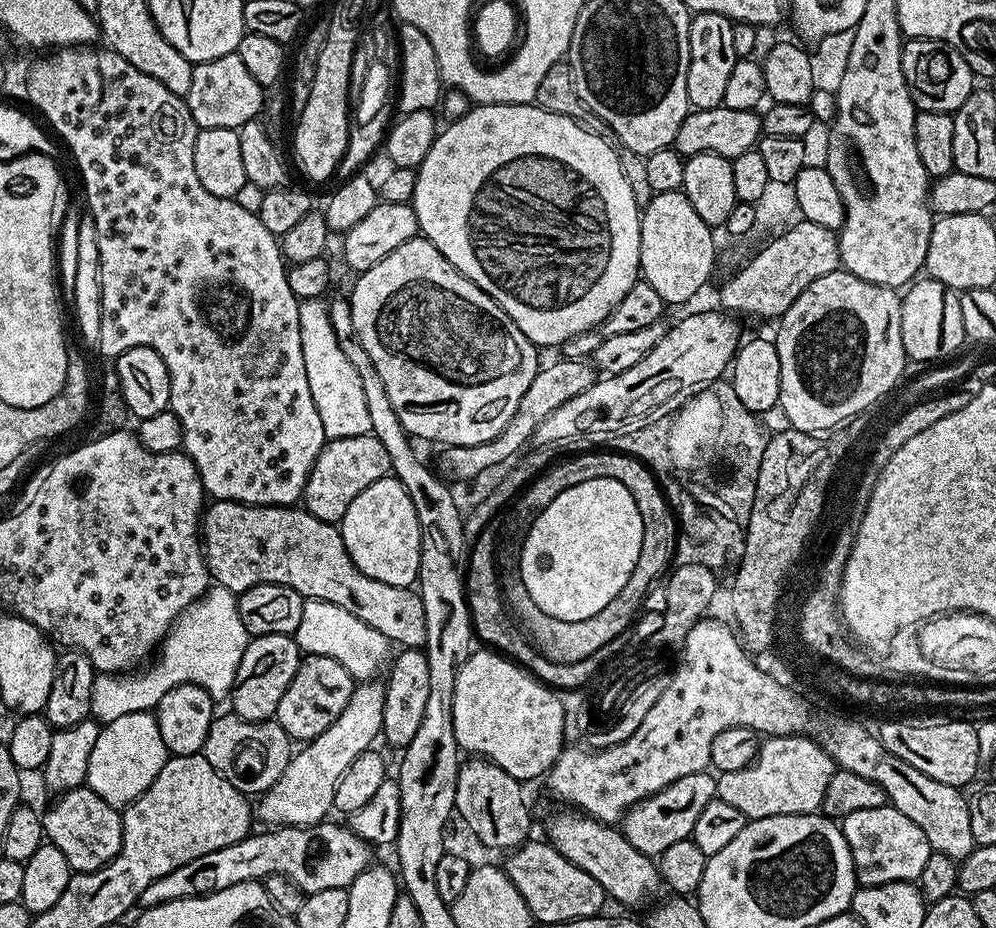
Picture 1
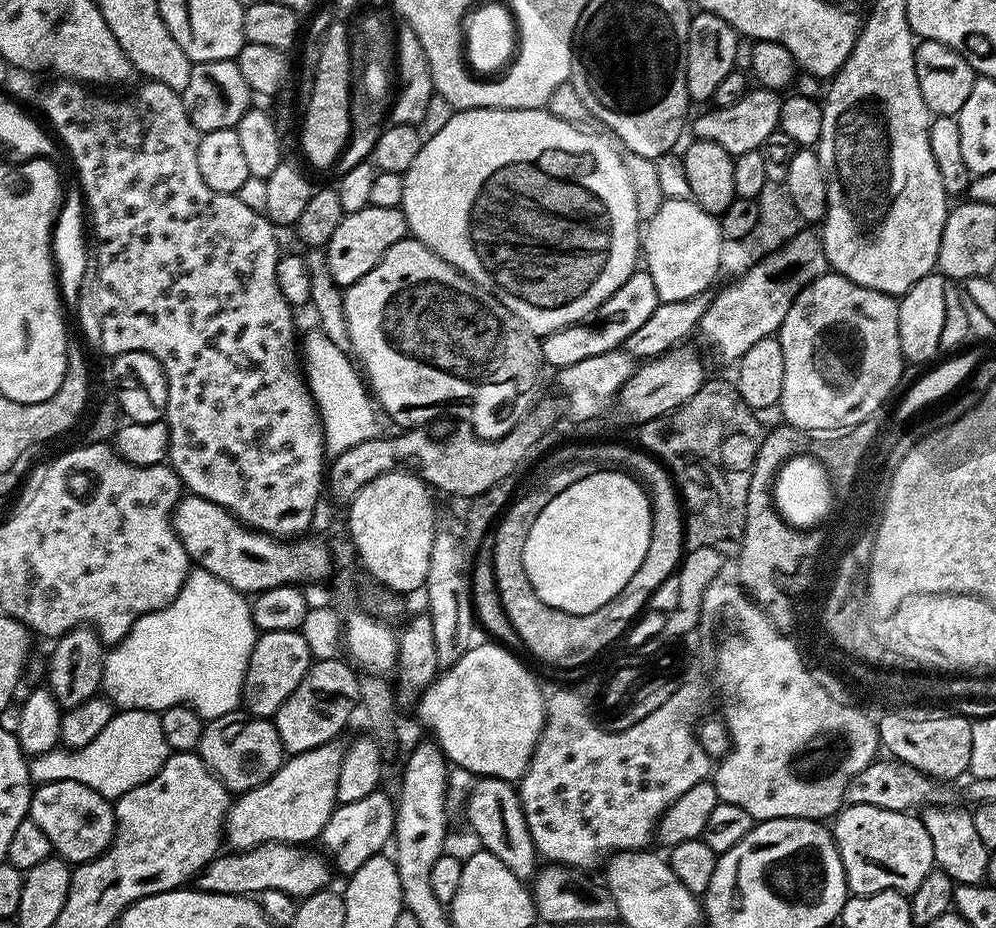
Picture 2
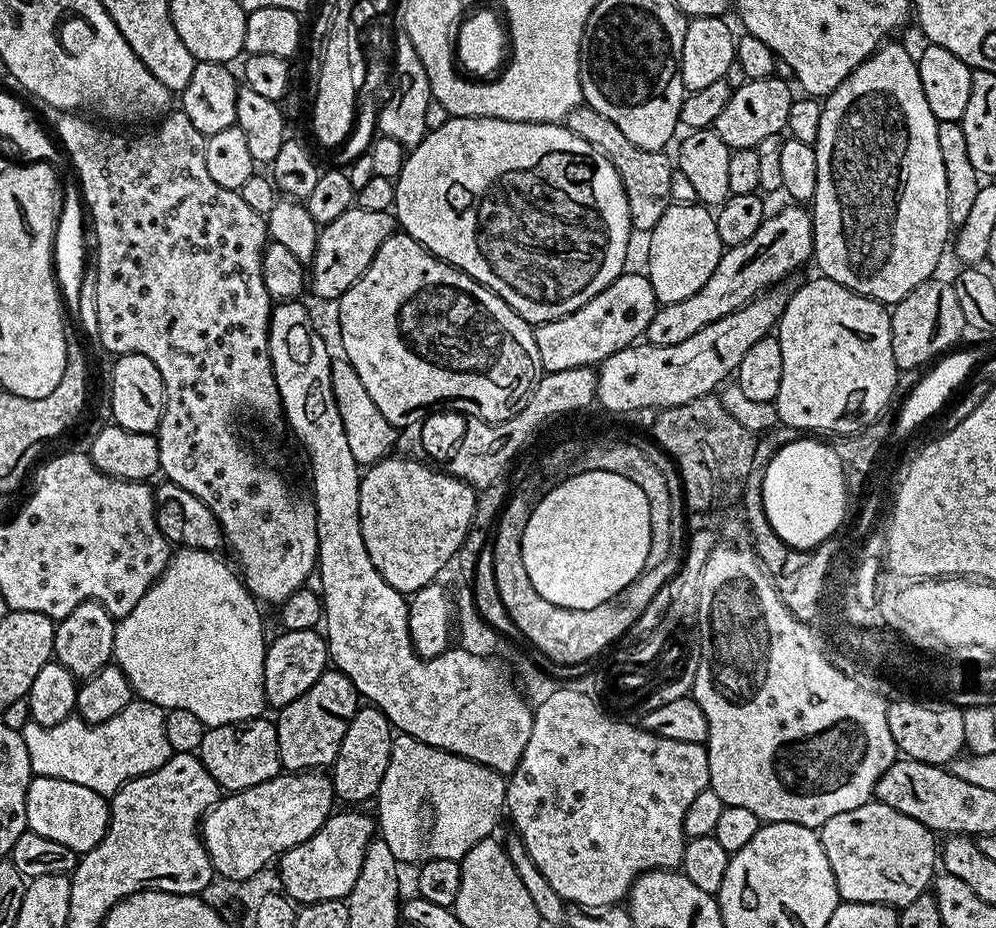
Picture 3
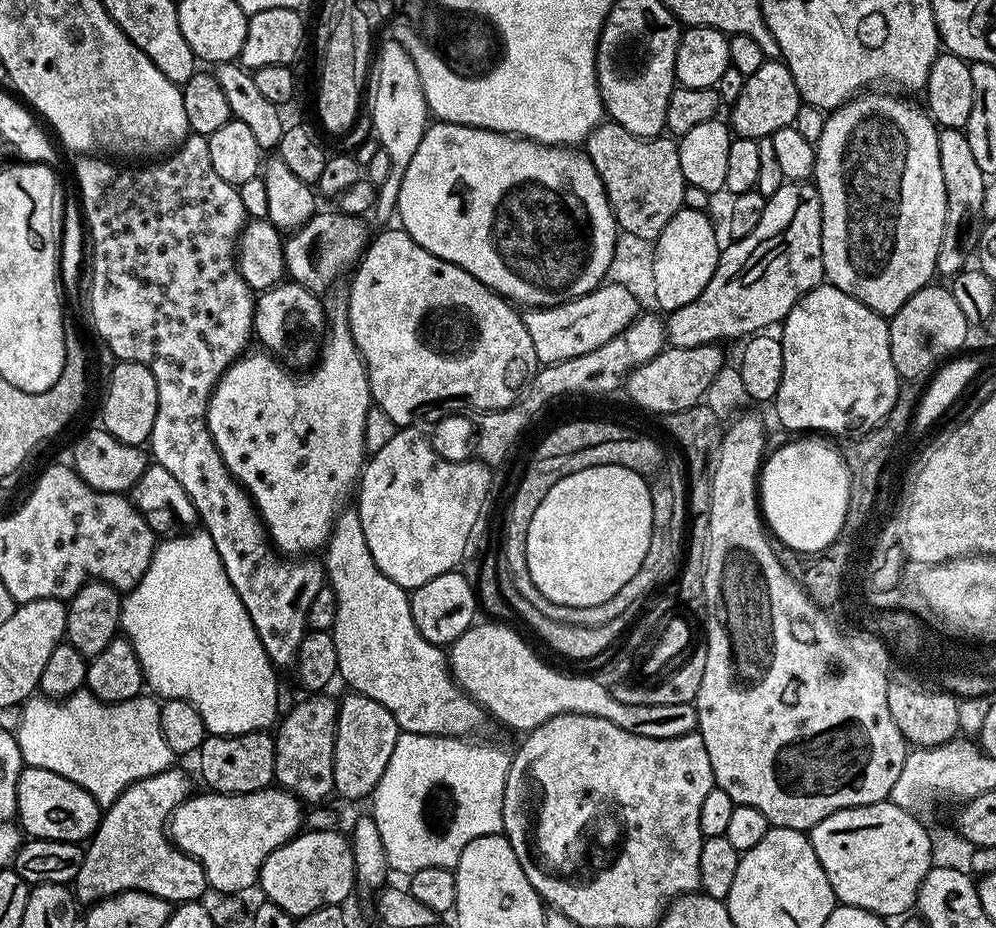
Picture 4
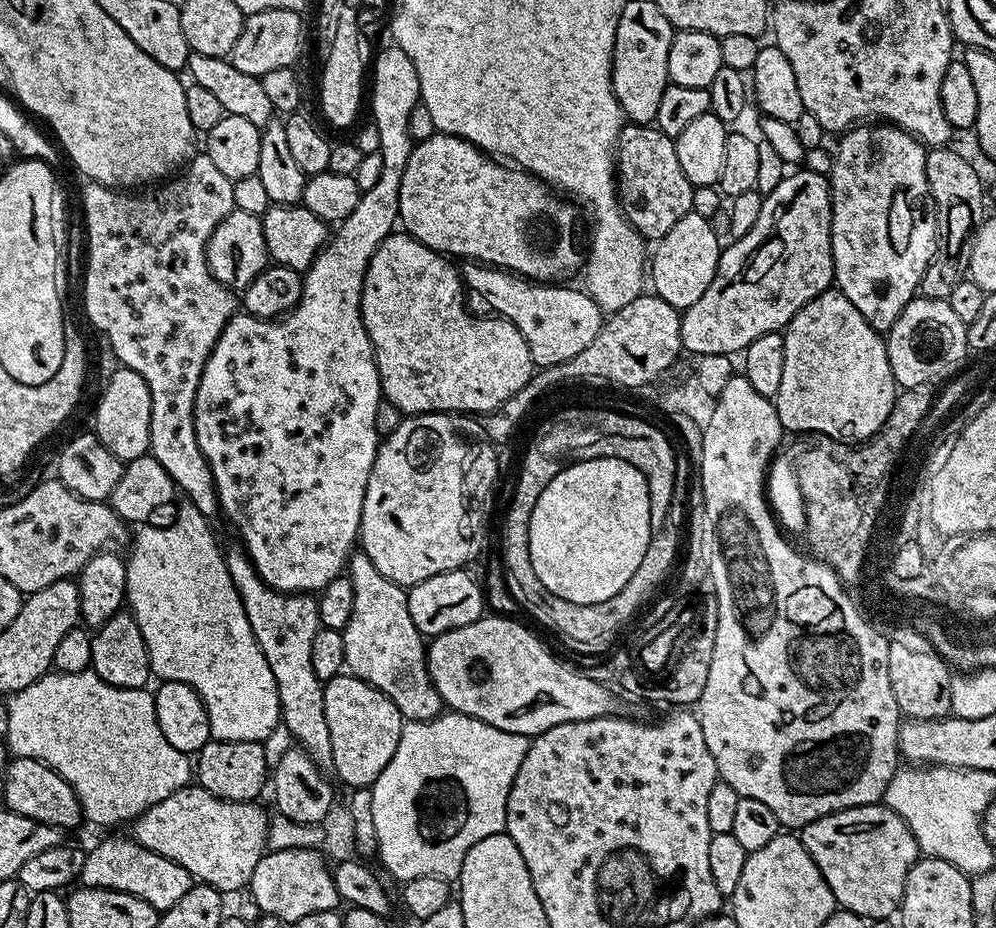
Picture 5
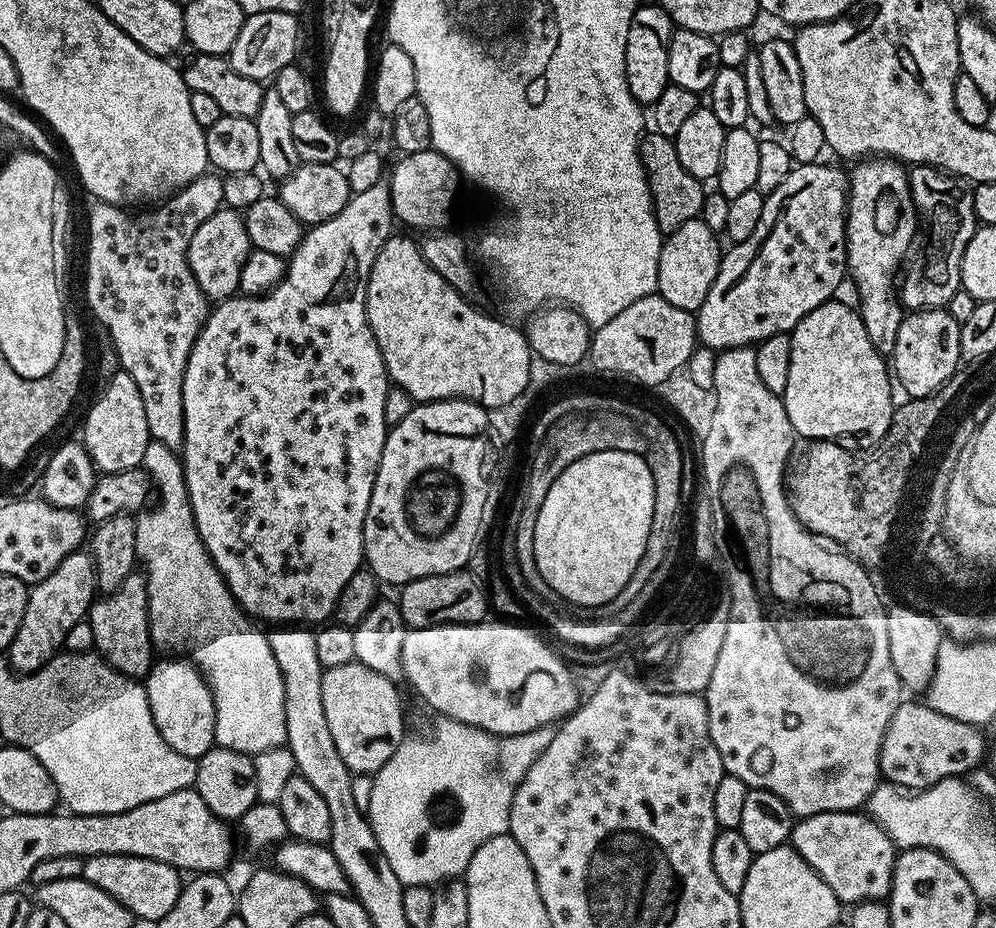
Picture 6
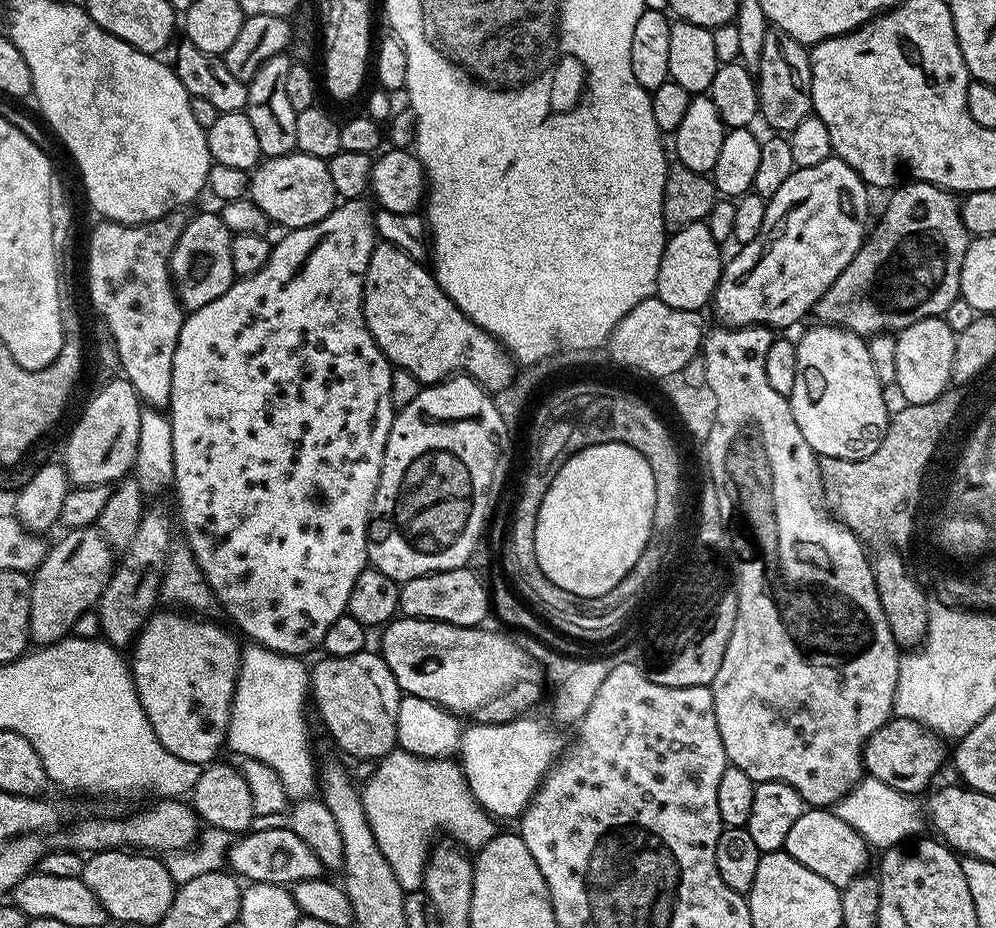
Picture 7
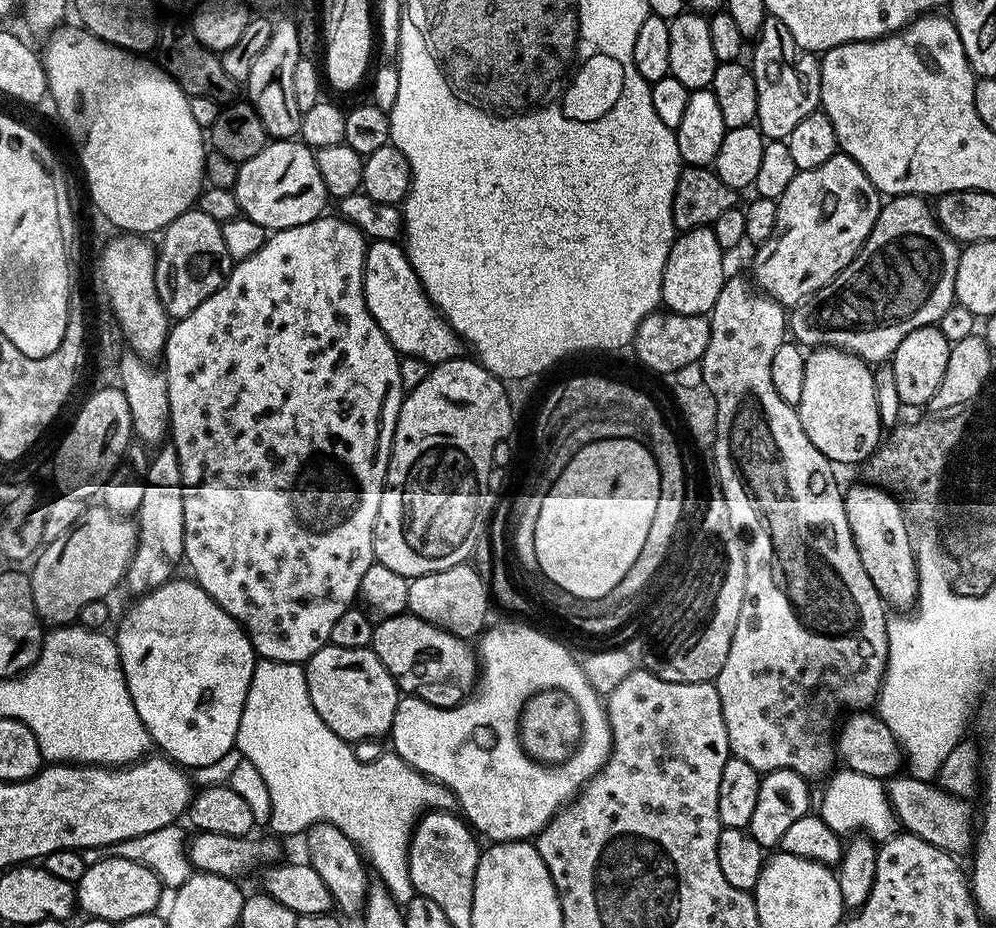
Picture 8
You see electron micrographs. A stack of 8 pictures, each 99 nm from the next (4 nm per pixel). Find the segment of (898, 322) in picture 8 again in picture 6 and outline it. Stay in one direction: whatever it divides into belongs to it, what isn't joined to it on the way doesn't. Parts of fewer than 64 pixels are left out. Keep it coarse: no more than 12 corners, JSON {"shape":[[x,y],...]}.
{"shape":[[929,164],[908,172],[928,223],[898,300],[944,308],[961,291],[962,254],[978,227],[973,185]]}

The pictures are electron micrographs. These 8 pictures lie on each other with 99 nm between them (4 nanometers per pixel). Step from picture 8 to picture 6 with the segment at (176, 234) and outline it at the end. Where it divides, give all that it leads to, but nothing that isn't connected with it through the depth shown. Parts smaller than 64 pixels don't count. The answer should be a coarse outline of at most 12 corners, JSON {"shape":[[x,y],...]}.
{"shape":[[222,206],[190,238],[209,301],[240,292],[252,249],[243,215]]}

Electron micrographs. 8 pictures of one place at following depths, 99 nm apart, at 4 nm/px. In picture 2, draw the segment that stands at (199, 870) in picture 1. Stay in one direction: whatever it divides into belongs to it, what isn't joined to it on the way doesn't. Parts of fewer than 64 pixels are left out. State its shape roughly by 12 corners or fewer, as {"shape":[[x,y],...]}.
{"shape":[[259,844],[217,854],[195,877],[201,892],[293,898],[332,880],[319,851]]}

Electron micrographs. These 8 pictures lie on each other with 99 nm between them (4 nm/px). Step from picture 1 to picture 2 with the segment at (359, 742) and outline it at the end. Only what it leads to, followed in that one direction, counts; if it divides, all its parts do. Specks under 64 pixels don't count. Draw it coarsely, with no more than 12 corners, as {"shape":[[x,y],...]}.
{"shape":[[345,749],[289,755],[224,820],[232,850],[315,841]]}

